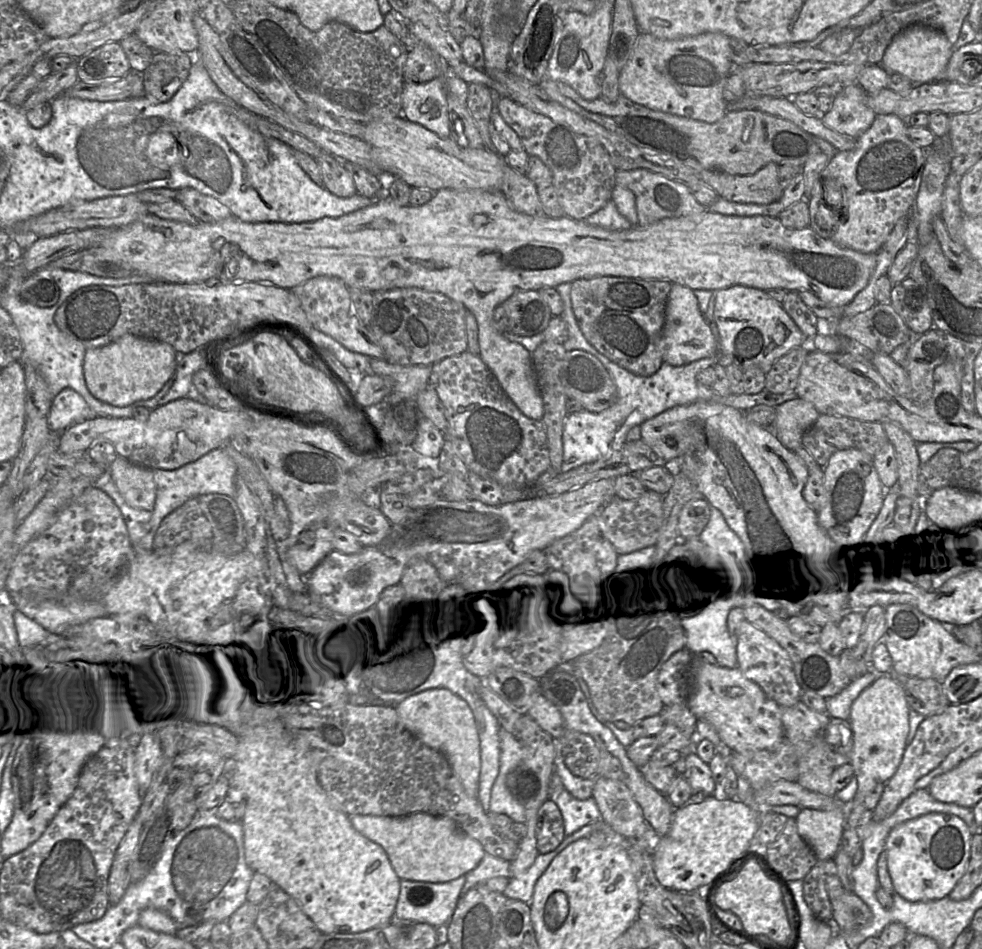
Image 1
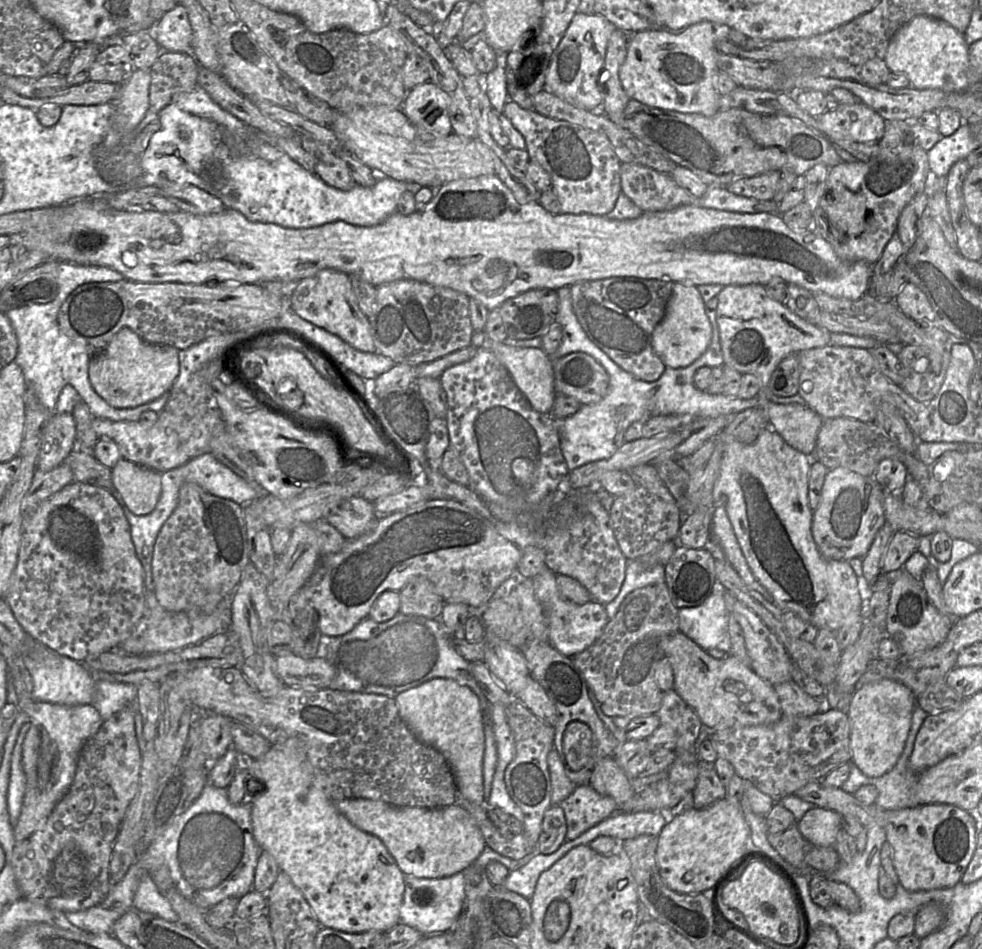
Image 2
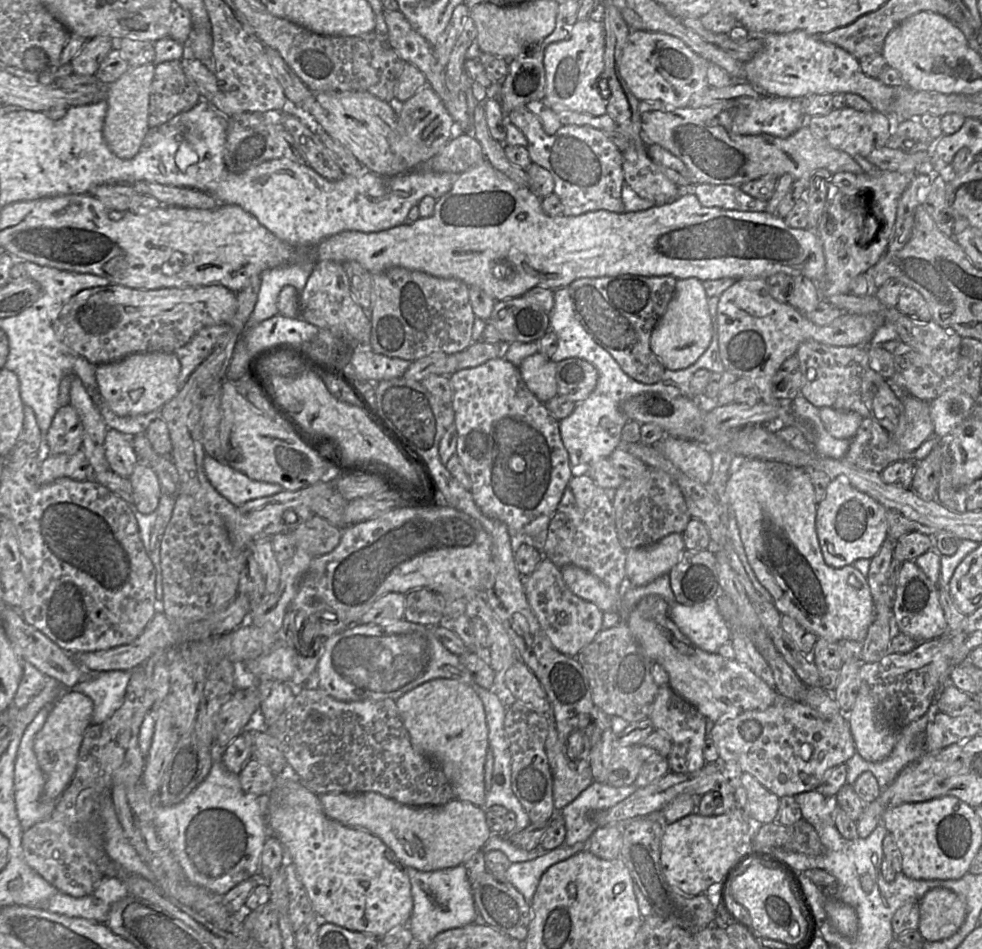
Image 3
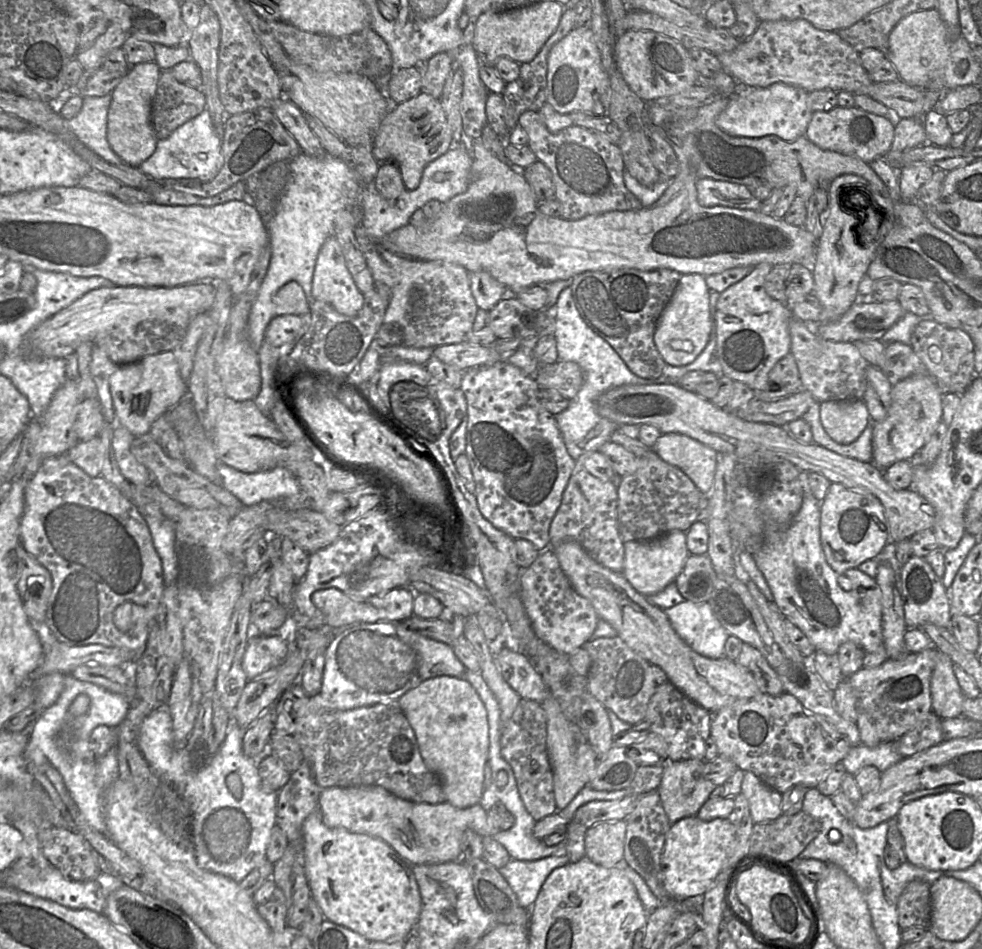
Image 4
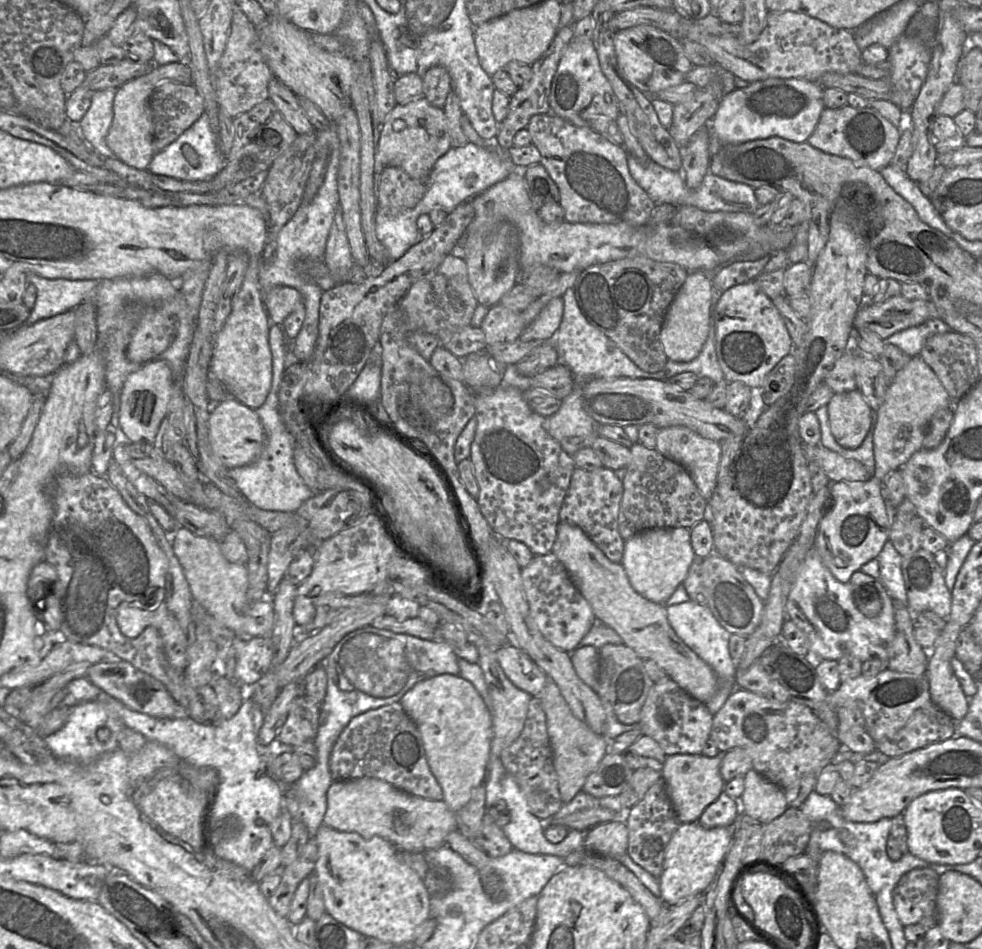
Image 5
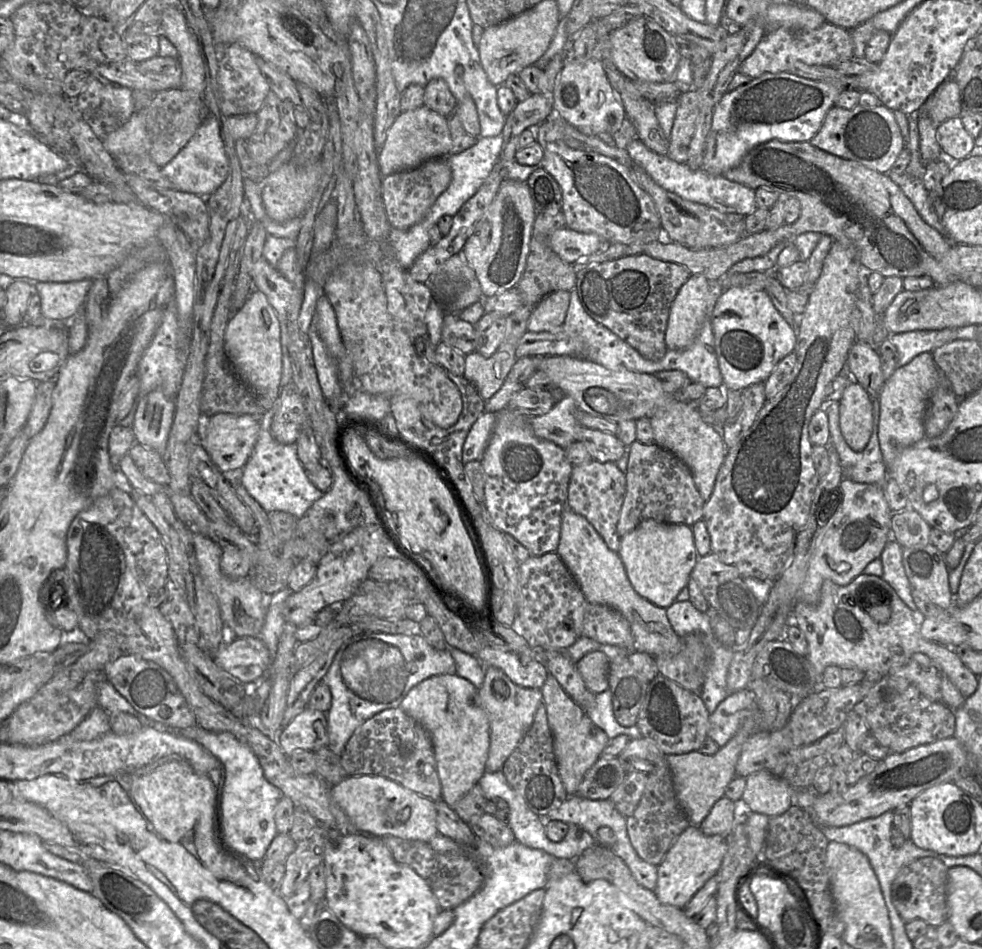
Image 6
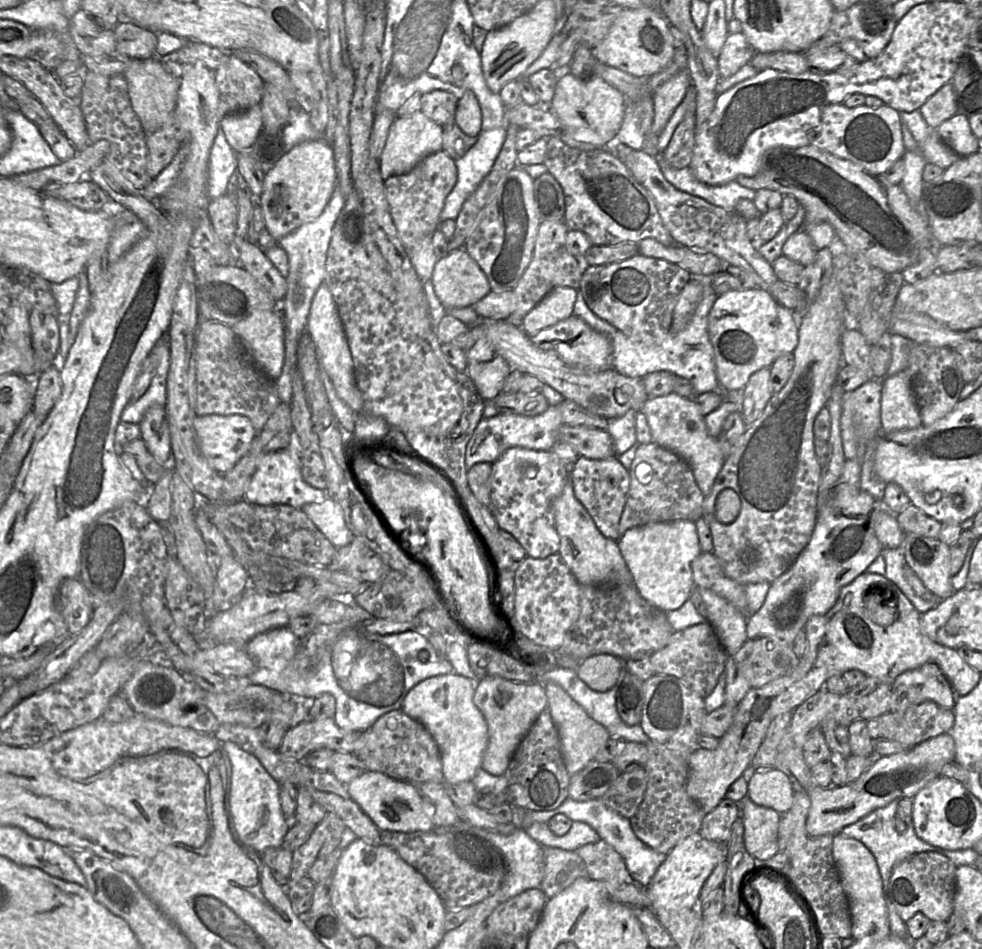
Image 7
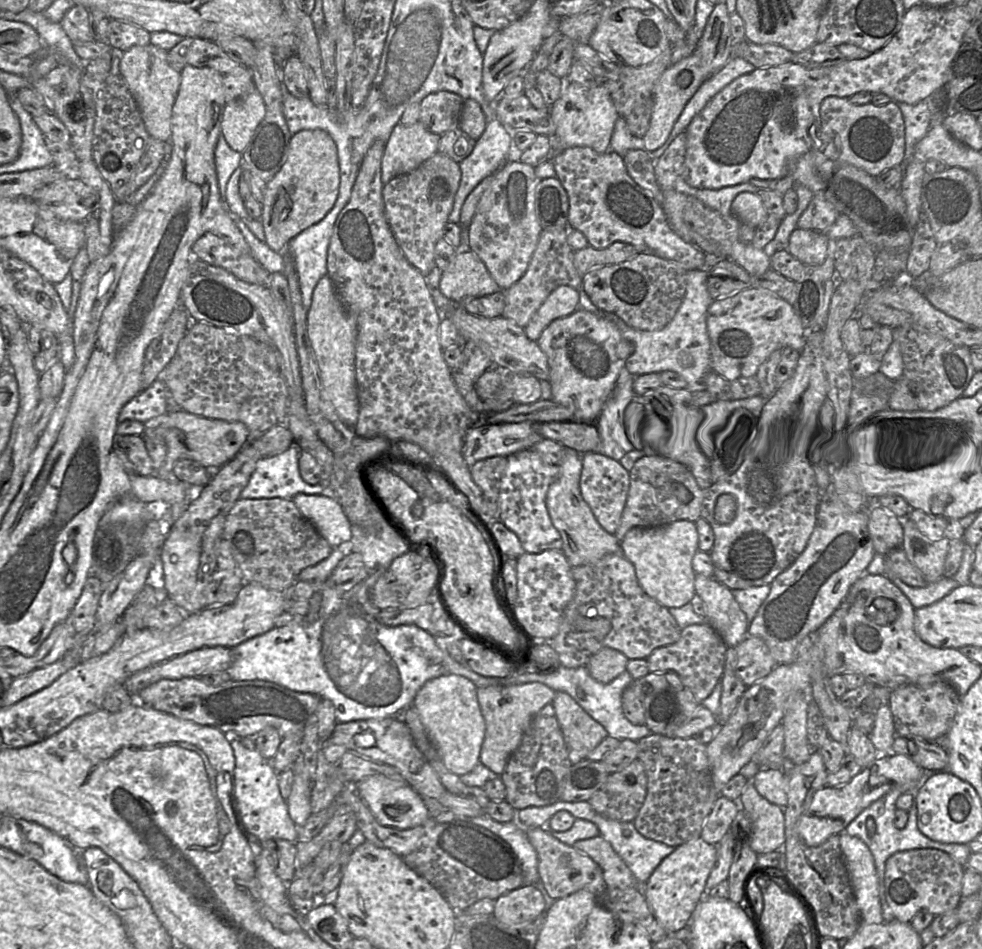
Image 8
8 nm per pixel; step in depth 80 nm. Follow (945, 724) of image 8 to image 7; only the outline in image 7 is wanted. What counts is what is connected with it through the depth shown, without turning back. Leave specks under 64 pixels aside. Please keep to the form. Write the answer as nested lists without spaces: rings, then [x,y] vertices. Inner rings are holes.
[[[932,662],[901,673],[891,687],[894,707],[890,713],[896,719],[902,719],[909,706],[928,700],[953,710],[959,697],[941,669]]]

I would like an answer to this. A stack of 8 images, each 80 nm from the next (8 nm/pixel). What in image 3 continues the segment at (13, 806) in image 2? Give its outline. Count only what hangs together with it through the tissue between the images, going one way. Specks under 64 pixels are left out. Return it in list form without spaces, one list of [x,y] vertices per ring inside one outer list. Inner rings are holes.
[[[52,704],[43,706],[39,710],[37,715],[34,717],[34,719],[29,723],[29,725],[24,731],[16,756],[15,769],[14,769],[15,804],[19,821],[24,830],[29,829],[30,827],[33,827],[34,825],[48,818],[53,812],[57,803],[57,802],[45,801],[42,798],[44,788],[44,775],[38,765],[33,750],[33,743],[35,736],[43,727],[51,707]]]

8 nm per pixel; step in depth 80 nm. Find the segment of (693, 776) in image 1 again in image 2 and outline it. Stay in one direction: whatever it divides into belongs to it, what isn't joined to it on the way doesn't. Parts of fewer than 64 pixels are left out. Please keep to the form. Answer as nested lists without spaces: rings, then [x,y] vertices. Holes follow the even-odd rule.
[[[699,760],[699,773],[692,792],[693,807],[696,809],[704,809],[727,797],[726,787],[717,775],[714,764]]]

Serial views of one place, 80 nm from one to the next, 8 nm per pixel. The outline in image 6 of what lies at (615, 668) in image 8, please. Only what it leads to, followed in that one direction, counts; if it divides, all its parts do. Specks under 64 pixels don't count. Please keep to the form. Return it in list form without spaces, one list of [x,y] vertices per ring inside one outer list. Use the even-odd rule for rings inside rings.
[[[599,651],[586,654],[576,663],[585,686],[594,694],[600,694],[609,689],[609,666],[610,659]]]

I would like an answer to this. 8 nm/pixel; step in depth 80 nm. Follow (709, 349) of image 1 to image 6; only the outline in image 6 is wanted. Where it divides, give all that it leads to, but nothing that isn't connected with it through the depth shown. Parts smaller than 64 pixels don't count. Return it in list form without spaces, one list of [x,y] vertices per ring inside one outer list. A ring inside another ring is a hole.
[[[691,274],[670,307],[665,331],[667,349],[683,349],[693,342],[706,317],[707,296],[707,278]]]

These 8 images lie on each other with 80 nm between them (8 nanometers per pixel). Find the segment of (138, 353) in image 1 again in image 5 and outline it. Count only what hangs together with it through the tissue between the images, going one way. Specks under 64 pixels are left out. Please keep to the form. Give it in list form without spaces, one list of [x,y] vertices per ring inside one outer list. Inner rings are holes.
[[[162,359],[148,361],[130,373],[125,379],[120,396],[119,427],[122,437],[128,442],[147,441],[154,444],[174,390],[172,371]]]

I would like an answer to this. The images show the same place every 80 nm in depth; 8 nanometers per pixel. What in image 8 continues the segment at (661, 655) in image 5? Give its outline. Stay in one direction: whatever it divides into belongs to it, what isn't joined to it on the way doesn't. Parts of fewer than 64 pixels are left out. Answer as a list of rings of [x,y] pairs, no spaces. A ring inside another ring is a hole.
[[[568,448],[559,466],[557,479],[549,486],[546,506],[554,527],[562,538],[561,551],[571,567],[594,562],[611,553],[621,552],[620,541],[597,522],[580,491],[583,454]]]

